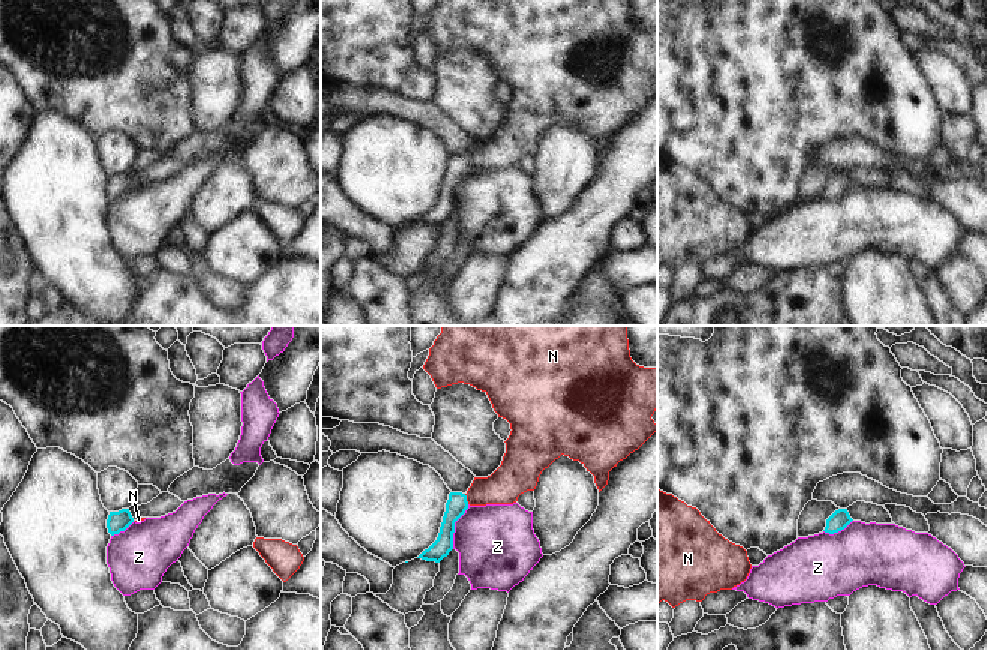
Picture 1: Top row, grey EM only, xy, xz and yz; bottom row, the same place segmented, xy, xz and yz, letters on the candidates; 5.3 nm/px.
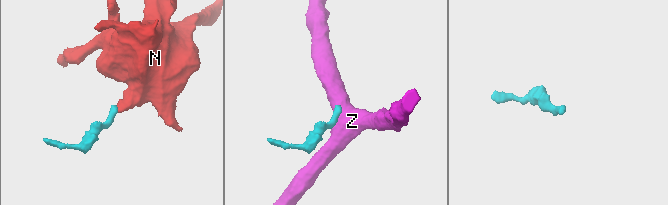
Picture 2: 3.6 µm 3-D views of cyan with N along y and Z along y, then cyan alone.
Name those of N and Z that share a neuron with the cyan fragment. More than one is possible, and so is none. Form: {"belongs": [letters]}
{"belongs": ["N"]}

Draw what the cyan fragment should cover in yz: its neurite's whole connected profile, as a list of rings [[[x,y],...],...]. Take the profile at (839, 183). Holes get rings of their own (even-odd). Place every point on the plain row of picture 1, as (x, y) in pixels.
[[[848,173],[836,174],[828,183],[825,197],[834,198],[844,194],[854,183],[850,182]]]

